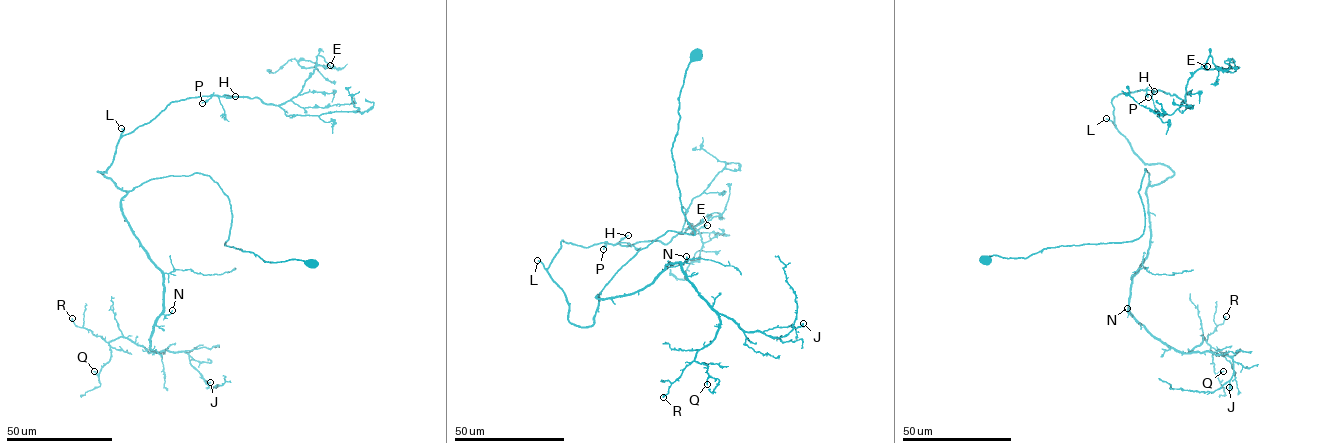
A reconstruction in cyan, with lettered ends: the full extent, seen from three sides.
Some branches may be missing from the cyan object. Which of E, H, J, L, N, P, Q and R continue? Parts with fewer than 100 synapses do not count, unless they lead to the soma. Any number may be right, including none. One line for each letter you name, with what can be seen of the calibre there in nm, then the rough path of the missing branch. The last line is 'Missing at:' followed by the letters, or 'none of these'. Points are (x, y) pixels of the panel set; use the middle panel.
L: calibre 200 nm
Missing at: L

